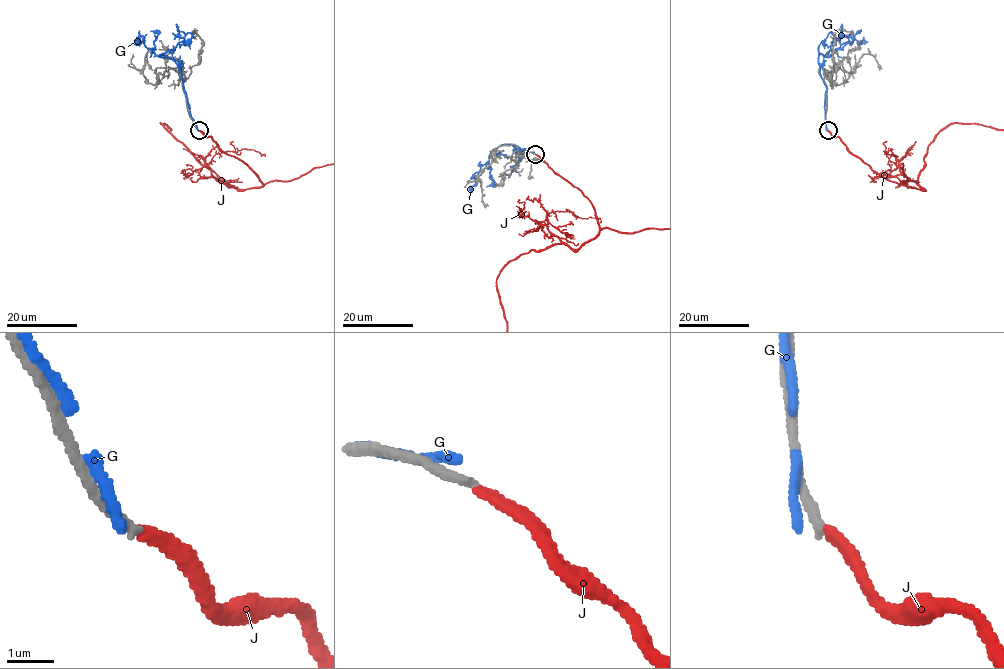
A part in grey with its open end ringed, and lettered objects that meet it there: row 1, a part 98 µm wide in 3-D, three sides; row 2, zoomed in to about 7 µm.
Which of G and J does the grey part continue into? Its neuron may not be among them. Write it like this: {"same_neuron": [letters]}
{"same_neuron": []}

